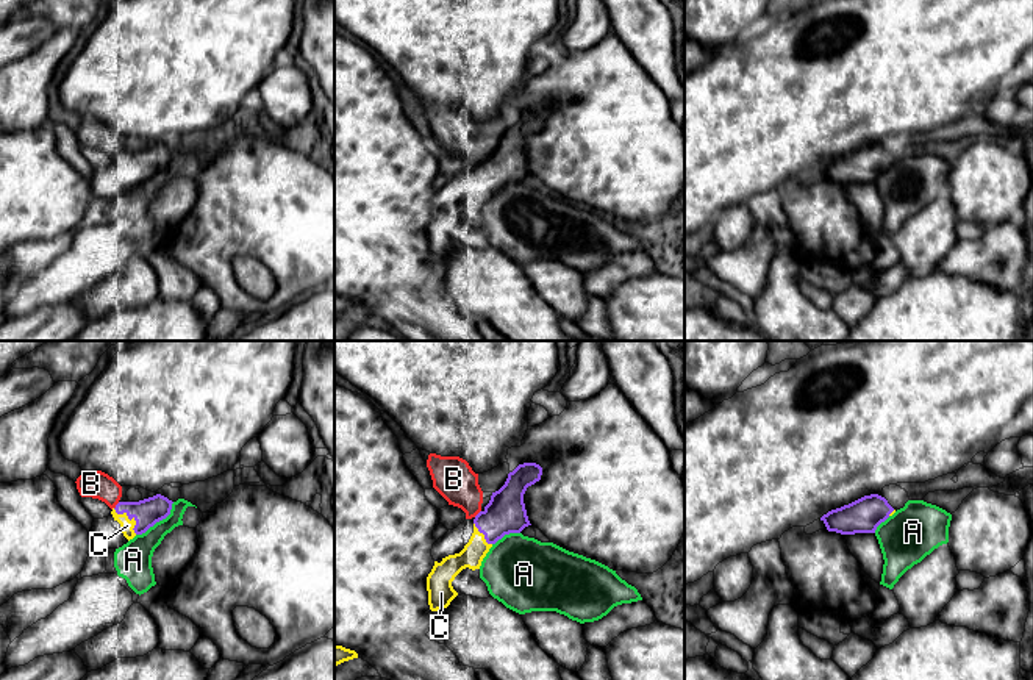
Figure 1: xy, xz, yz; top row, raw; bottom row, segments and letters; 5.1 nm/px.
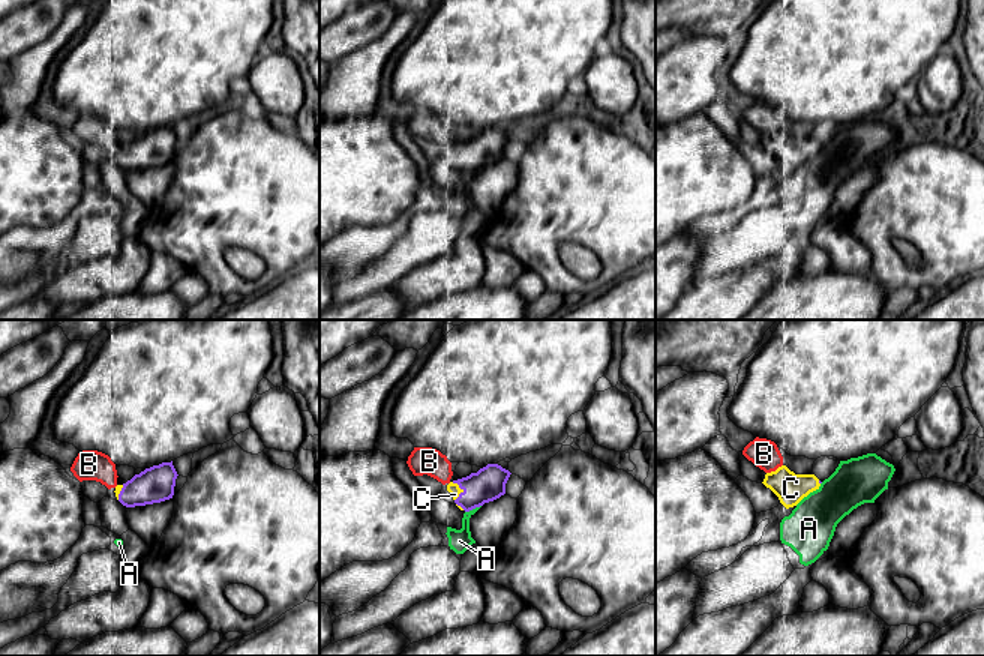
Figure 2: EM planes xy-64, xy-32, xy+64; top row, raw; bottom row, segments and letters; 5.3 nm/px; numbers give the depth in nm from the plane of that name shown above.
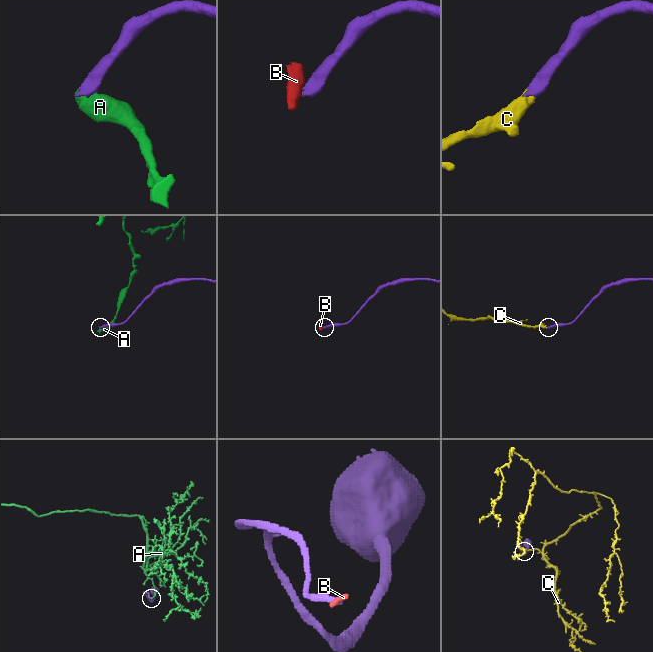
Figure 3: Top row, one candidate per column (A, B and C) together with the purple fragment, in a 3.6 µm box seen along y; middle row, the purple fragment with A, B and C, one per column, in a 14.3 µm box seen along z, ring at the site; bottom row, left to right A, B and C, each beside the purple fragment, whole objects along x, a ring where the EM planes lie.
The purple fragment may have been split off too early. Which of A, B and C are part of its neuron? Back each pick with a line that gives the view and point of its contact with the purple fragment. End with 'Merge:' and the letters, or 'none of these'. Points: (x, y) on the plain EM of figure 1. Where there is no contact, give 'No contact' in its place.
C: Touches purple at xy (130, 169)
Merge: C

